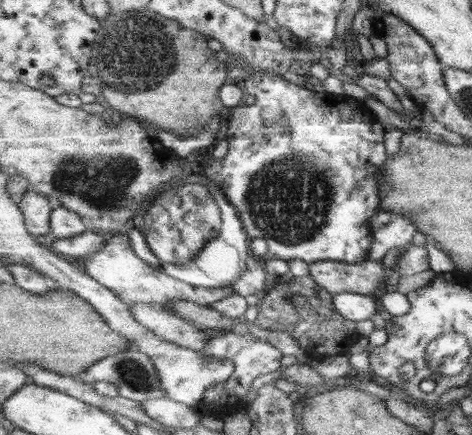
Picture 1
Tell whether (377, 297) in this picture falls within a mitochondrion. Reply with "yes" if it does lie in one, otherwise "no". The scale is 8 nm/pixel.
no

